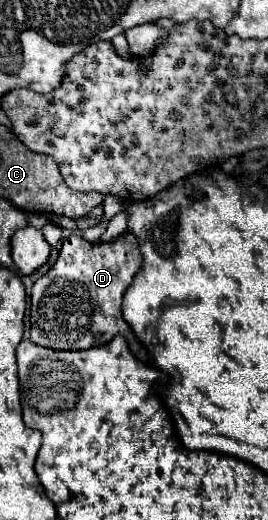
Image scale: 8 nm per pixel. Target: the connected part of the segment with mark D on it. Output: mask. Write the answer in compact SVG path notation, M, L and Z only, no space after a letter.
M133 233L121 235L111 243L89 243L79 235L63 241L57 263L35 281L31 291L31 341L57 349L81 351L109 343L115 335L129 339L135 359L149 363L149 353L137 341L129 325L121 317L121 301L125 289L141 269L141 251Z

